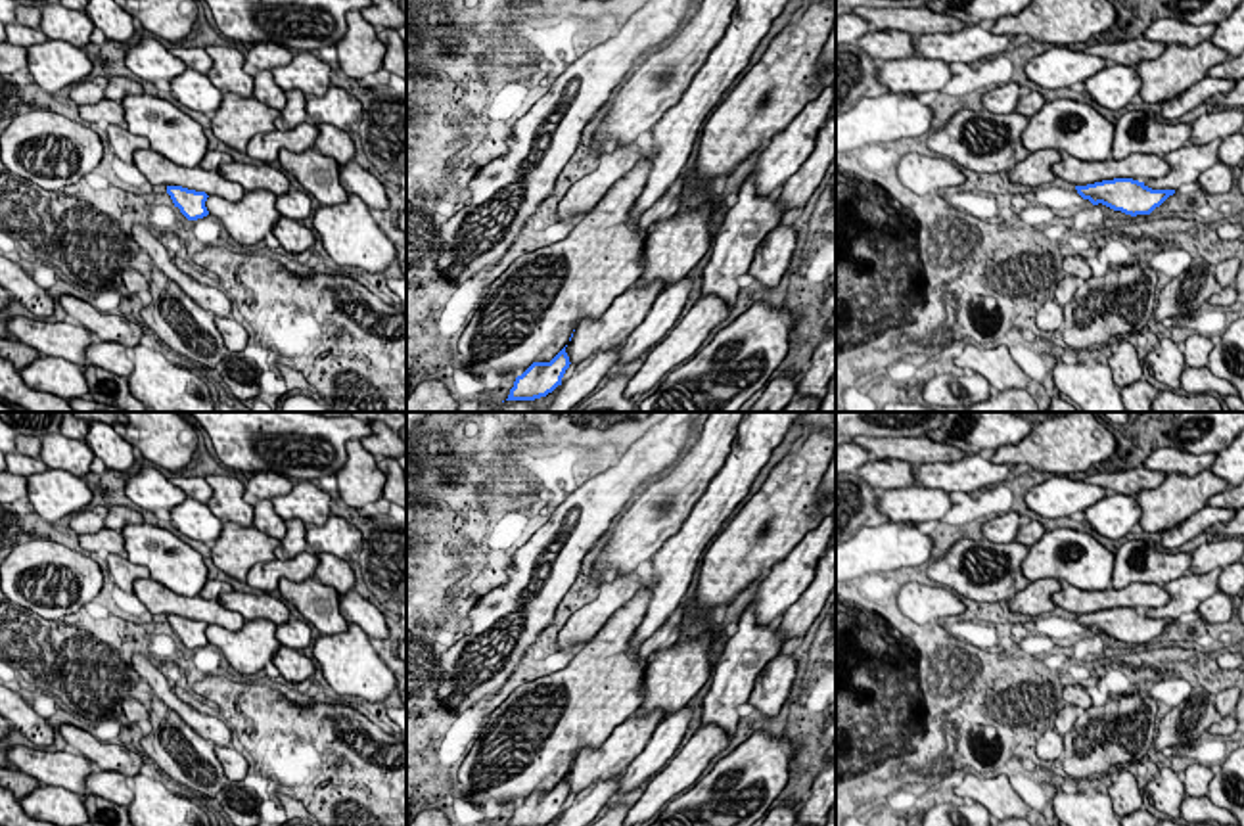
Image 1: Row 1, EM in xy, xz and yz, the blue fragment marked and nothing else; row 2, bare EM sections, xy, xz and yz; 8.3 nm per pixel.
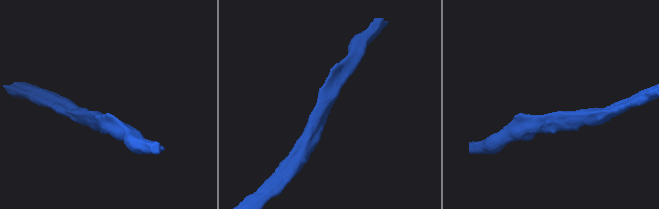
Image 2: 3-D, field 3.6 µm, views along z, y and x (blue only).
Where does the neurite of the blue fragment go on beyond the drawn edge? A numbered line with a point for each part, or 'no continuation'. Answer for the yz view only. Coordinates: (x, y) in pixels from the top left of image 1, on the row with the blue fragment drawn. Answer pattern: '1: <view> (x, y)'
1: yz (1141, 167)

